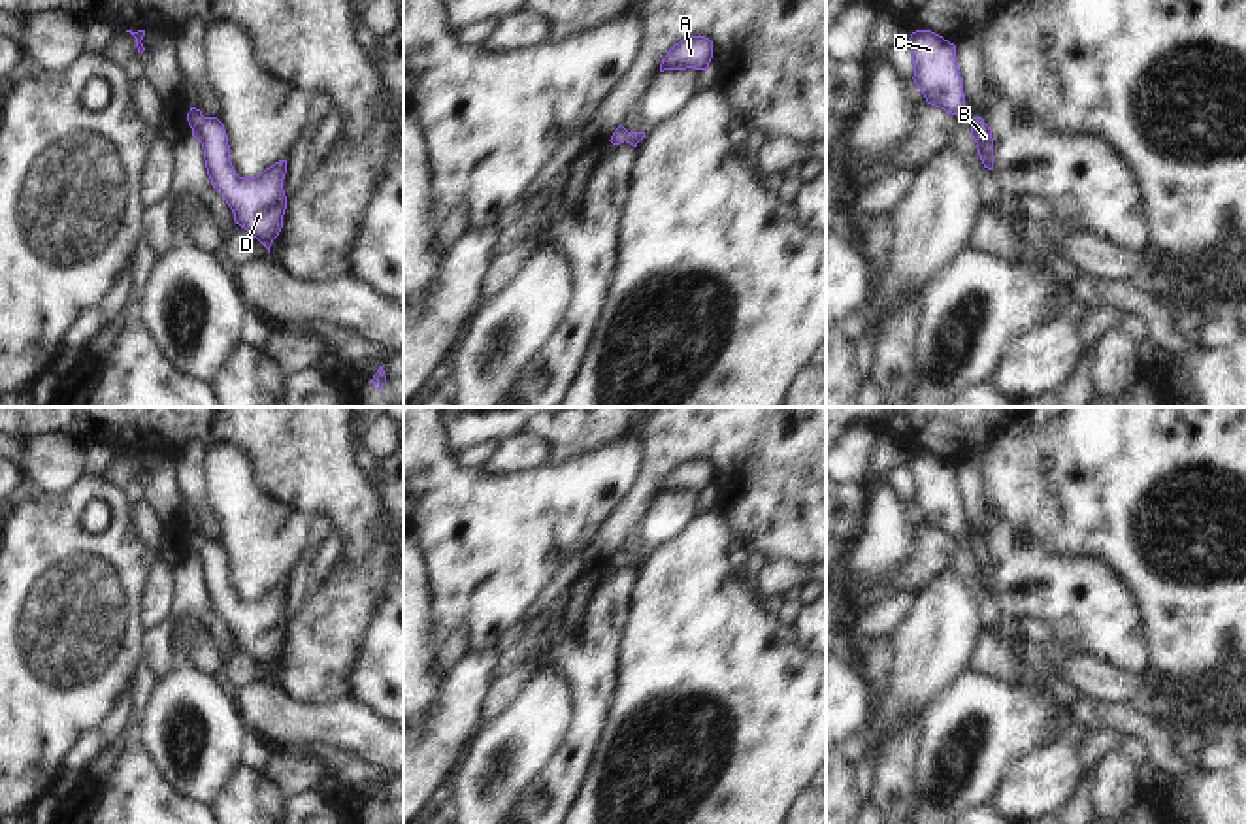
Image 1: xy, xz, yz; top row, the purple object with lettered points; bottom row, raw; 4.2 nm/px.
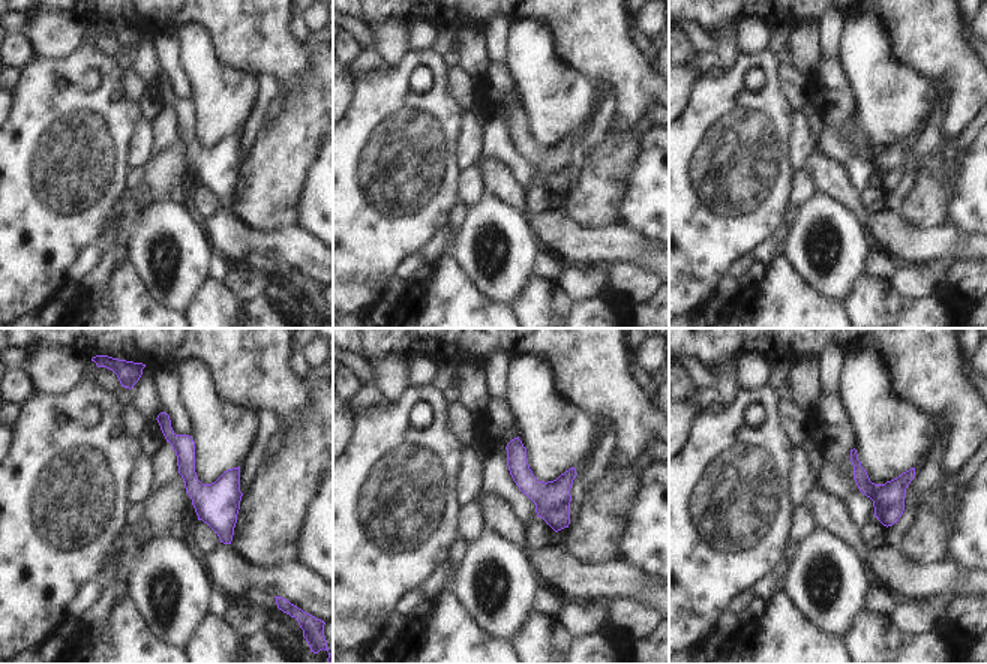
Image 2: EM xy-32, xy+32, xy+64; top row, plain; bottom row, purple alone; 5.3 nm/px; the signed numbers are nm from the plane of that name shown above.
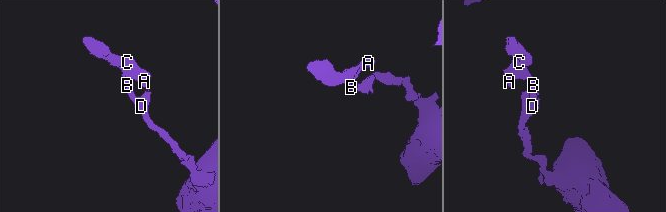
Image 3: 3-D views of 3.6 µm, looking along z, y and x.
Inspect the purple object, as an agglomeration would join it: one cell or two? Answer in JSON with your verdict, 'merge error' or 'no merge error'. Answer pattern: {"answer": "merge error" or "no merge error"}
{"answer": "no merge error"}

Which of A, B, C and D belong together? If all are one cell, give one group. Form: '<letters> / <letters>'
A B C D

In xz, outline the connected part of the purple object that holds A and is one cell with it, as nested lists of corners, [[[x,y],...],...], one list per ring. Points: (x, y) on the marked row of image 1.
[[[692,36],[675,43],[662,58],[660,72],[664,70],[709,70],[713,58],[713,41],[705,36]]]

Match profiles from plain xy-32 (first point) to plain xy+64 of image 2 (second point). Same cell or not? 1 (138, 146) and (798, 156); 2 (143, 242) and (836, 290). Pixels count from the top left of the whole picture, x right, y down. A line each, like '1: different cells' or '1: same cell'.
1: same cell
2: same cell

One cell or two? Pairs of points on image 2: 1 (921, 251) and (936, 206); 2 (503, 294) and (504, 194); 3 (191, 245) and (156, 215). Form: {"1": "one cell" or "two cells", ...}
{"1": "two cells", "2": "two cells", "3": "one cell"}

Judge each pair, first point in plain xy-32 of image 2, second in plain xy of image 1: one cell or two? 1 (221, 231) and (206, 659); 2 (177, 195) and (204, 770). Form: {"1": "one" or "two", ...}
{"1": "one", "2": "two"}

